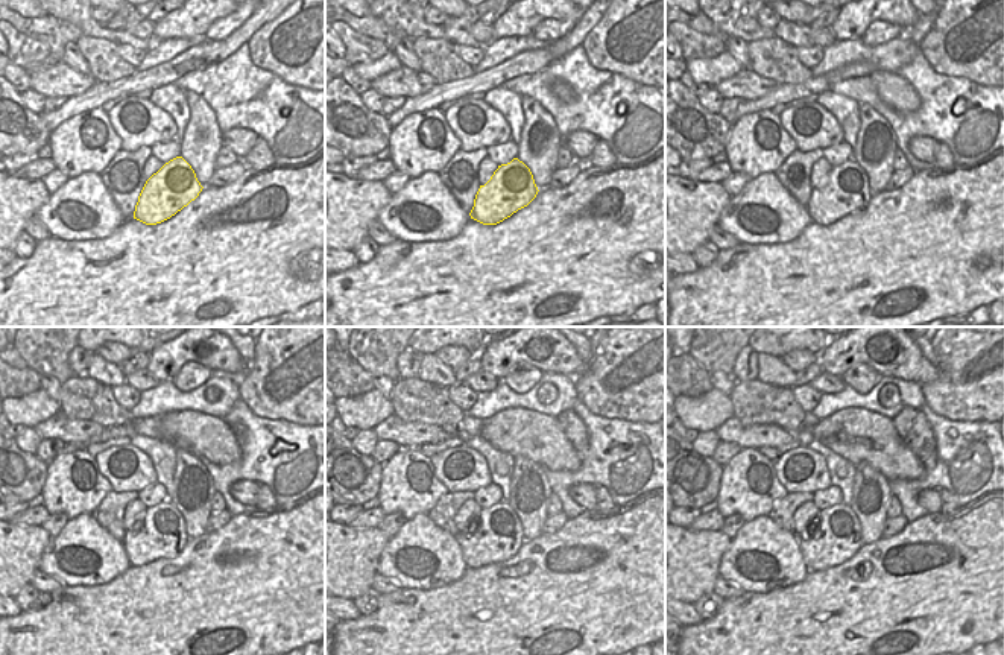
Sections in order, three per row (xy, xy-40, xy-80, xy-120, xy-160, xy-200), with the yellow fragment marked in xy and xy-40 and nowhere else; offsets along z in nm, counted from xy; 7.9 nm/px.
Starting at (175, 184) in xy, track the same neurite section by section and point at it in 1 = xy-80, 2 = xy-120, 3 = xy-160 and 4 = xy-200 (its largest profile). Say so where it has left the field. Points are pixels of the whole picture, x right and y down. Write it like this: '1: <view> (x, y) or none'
1: xy-80 (846, 190)
2: xy-120 (161, 532)
3: xy-160 (495, 535)
4: xy-200 (834, 537)

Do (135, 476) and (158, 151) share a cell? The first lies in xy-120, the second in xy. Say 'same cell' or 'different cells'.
different cells

